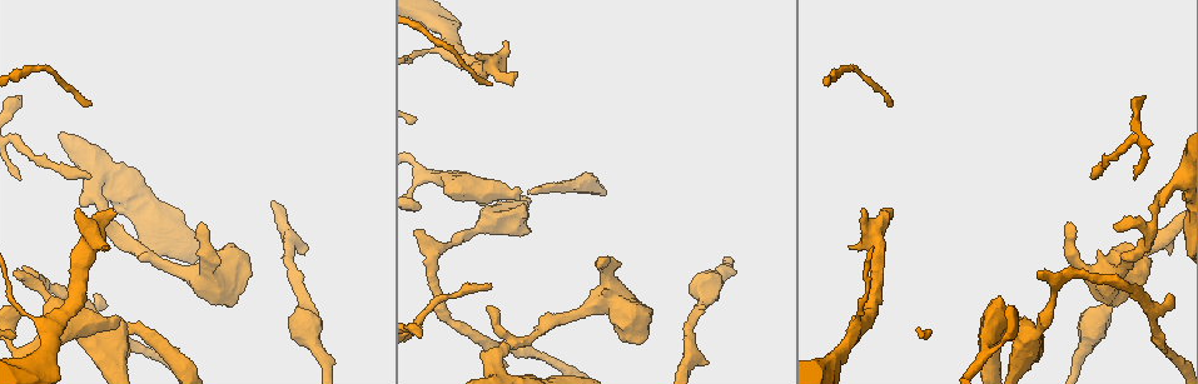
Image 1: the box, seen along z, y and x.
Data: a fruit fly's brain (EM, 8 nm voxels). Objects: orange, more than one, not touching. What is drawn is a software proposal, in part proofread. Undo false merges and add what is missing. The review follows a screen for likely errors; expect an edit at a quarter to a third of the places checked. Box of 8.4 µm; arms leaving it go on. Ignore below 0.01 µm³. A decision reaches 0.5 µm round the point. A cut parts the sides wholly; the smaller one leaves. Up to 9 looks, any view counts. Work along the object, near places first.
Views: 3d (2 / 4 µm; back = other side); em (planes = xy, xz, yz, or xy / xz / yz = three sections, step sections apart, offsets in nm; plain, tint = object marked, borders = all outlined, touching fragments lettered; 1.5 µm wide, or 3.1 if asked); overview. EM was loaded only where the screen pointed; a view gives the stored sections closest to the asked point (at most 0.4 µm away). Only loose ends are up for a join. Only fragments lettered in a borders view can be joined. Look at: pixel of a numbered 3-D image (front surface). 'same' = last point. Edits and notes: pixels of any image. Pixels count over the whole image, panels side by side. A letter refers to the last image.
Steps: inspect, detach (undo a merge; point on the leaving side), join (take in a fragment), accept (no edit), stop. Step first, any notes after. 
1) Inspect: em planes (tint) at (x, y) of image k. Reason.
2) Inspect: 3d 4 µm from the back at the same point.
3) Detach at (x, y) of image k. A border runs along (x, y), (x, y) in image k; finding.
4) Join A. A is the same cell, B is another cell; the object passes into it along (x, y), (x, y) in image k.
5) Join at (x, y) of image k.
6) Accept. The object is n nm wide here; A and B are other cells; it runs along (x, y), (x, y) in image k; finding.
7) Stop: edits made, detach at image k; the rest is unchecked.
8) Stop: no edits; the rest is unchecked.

Inspect: 3d 2 µm from the back at (204, 225) of image 1. Free end.

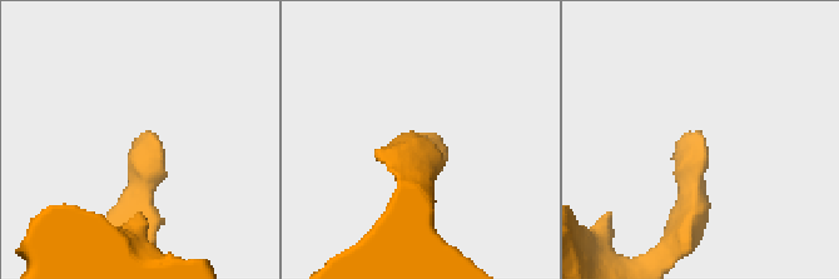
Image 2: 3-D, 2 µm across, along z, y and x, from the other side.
Inspect: em planes (tint) at (702, 134) of image 2. Now the EM.

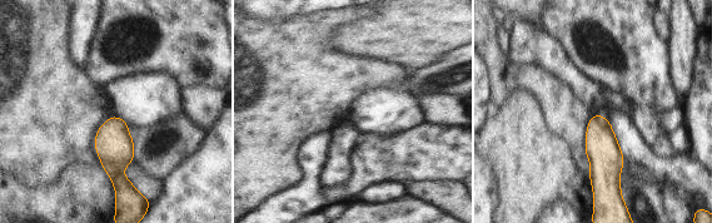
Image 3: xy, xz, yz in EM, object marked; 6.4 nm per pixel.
Inspect: em planes (borders) at the same point.

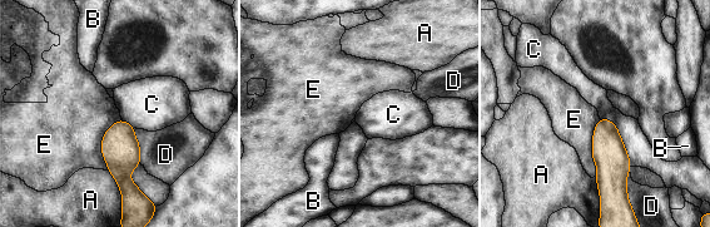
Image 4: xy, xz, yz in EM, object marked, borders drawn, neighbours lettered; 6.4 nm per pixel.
Accept. The object is 190 nm wide here; A, B, C, D and E are other cells; a border runs along (122, 119), (100, 146), (108, 171) in image 4; none of them fits.

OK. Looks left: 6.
Inspect: em planes (tint) at (1111, 302) of image 1. Free end.

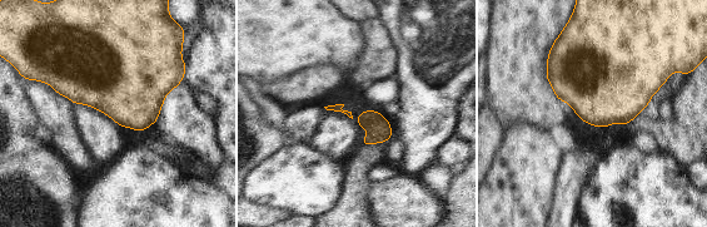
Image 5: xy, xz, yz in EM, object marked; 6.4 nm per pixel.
Inspect: em planes (borders) at the same point. See the neighbours.

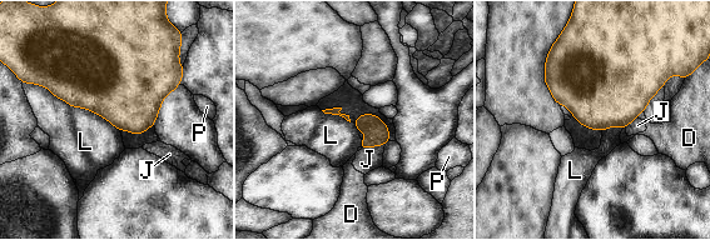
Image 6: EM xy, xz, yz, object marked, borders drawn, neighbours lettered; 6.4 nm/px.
Accept. D, J, L and P are other cells; a border runs along (36, 83), (119, 131) in image 6; no lettered fragment goes on from it.

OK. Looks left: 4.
Inspect: 3d 2 µm from the back at (1152, 308) of image 1. Abrupt turn.

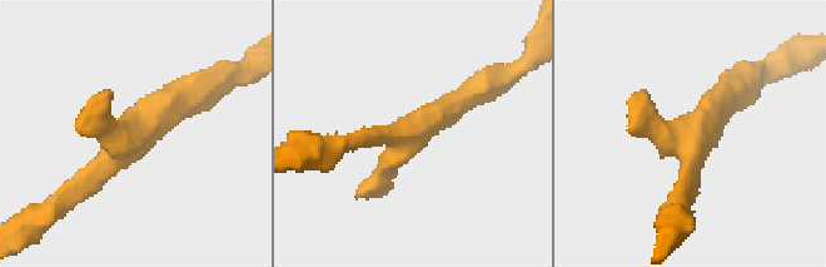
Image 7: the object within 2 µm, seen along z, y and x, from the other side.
Inspect: em planes (borders) at (688, 140) of image 7.

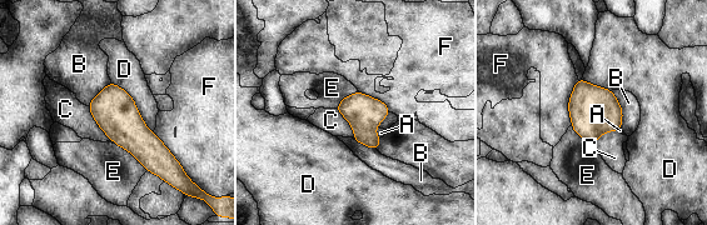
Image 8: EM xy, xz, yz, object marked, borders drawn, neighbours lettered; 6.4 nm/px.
Accept. The object is 220 nm wide here; A, B, C, D, E and F are other cells; a border runs along (88, 105), (96, 124), (115, 143) in image 8; continuous, no second neuron.

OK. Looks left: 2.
Inspect: em xz step 4 (tint) at (115, 211) of image 1. Free end.

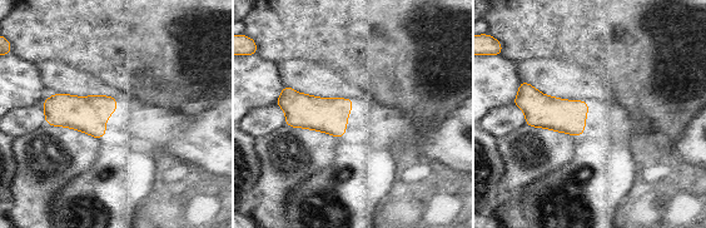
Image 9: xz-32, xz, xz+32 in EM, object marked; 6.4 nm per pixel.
Inspect: em planes (borders) at the same point.

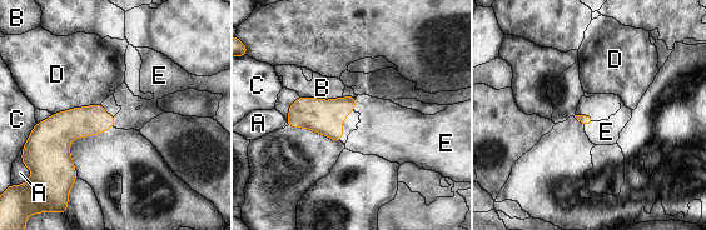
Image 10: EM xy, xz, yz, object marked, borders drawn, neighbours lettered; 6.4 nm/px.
Join E. E is the same cell, A, B, C and D are other cells; the object passes into it along (324, 116), (354, 105), (384, 130) in image 10; it goes on there.

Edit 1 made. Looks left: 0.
Stop: edits made, join at image 10; the rest is unchecked.

